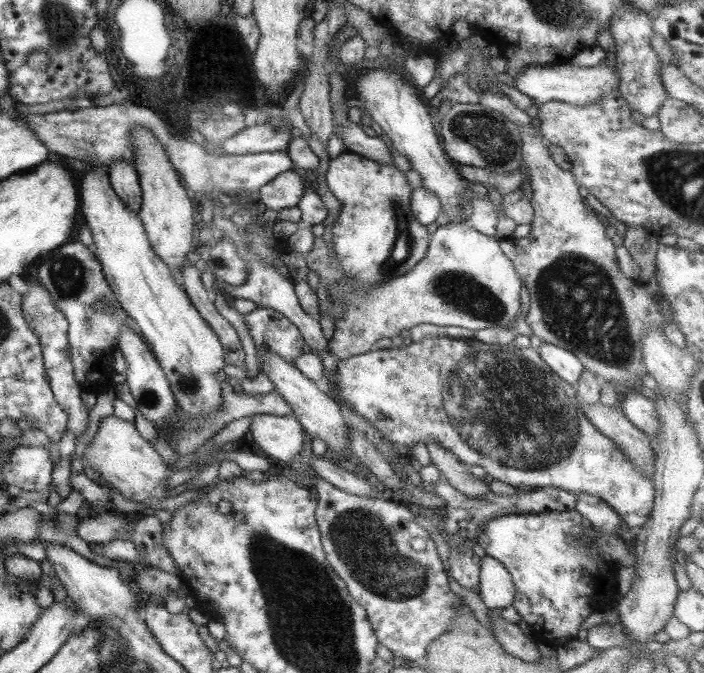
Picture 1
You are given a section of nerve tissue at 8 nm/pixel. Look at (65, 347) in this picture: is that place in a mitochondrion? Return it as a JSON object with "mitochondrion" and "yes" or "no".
{"mitochondrion":"no"}

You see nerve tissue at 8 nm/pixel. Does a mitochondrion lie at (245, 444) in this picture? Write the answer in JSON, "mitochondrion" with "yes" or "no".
{"mitochondrion":"no"}

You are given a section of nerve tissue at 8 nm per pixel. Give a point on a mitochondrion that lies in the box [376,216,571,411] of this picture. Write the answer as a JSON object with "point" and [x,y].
{"point":[458,291]}

